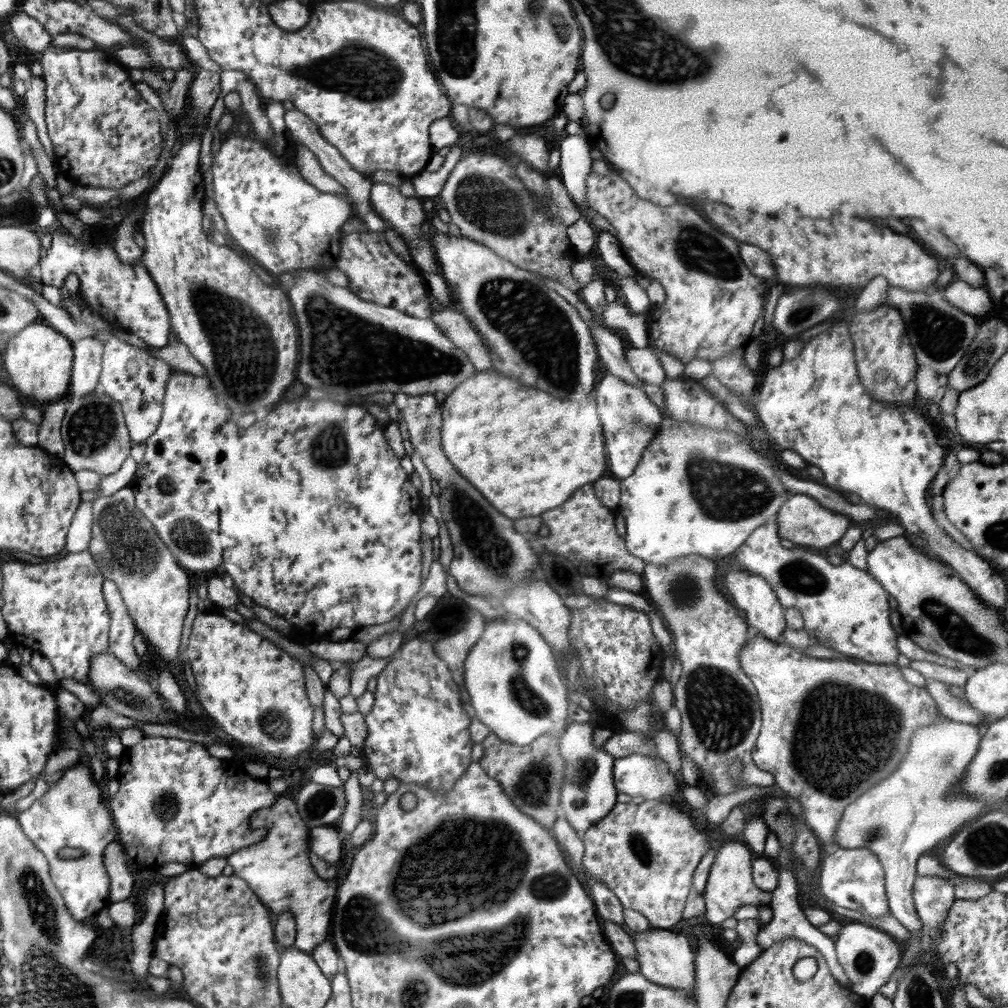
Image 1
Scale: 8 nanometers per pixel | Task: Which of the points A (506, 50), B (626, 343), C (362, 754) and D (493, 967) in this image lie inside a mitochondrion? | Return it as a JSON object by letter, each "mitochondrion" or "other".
{"A":"other","B":"other","C":"other","D":"mitochondrion"}

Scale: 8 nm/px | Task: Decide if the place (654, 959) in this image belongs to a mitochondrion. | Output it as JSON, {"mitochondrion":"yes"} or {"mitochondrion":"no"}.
{"mitochondrion":"no"}

